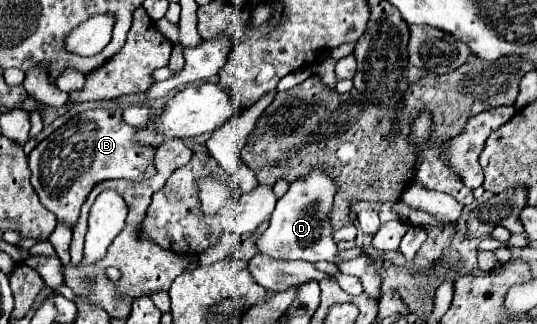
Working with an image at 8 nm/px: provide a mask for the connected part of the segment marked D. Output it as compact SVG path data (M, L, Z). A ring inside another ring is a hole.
M314 172L306 178L300 178L290 184L290 190L278 200L276 210L270 218L270 226L256 240L260 254L280 260L306 260L306 262L334 262L336 242L332 240L332 226L328 220L330 206L334 204L336 186L330 182L330 176Z

